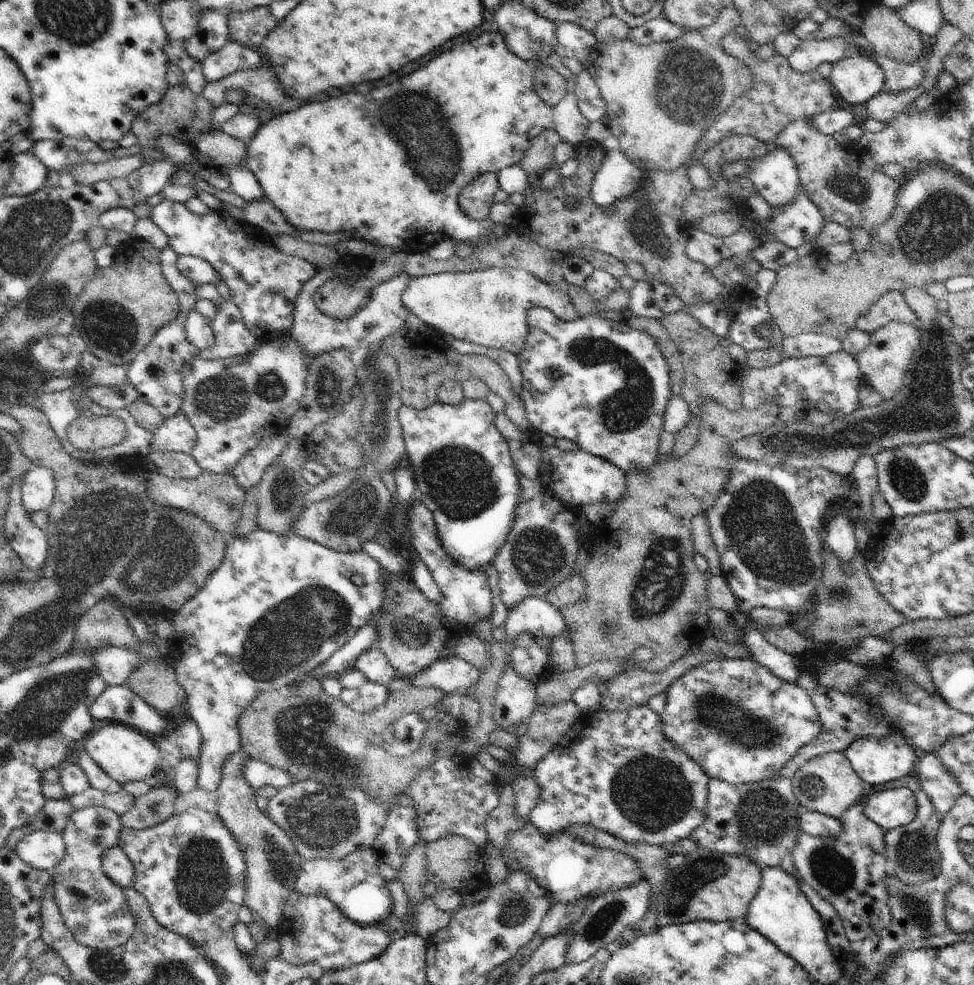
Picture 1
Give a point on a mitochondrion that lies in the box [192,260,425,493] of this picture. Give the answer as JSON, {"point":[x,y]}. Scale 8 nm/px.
{"point":[380,430]}

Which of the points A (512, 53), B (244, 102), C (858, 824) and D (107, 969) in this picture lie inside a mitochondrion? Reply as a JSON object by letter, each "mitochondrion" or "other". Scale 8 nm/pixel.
{"A":"other","B":"other","C":"other","D":"mitochondrion"}

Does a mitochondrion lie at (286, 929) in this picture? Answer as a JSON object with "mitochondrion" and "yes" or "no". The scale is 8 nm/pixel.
{"mitochondrion":"no"}

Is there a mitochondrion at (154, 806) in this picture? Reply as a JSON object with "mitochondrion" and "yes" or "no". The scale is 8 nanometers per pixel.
{"mitochondrion":"yes"}

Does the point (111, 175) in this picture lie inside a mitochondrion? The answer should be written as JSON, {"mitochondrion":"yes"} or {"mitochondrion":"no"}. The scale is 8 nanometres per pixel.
{"mitochondrion":"no"}

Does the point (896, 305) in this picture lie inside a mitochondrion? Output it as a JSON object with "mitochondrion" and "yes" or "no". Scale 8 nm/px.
{"mitochondrion":"no"}

